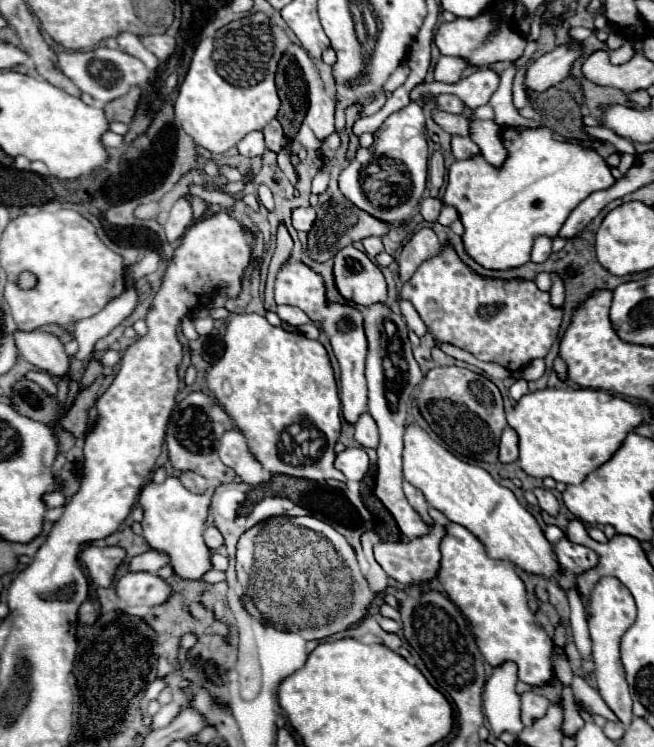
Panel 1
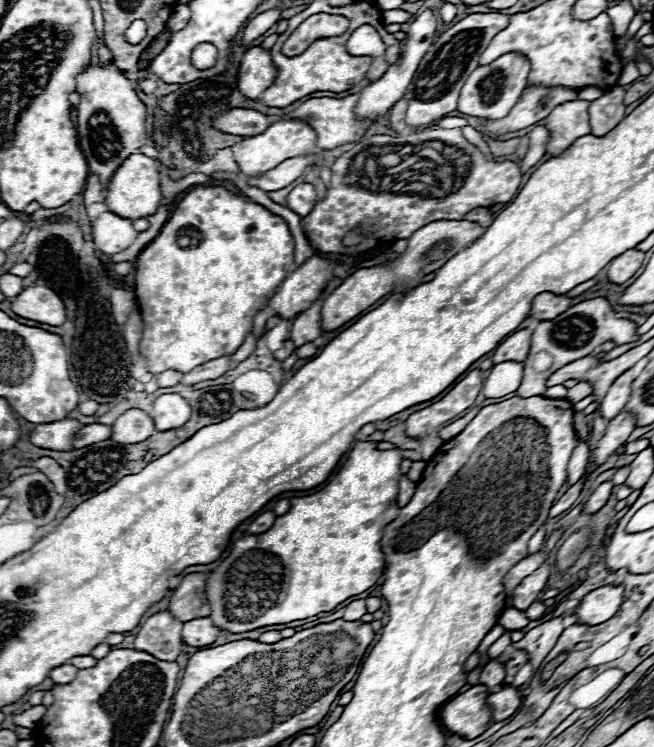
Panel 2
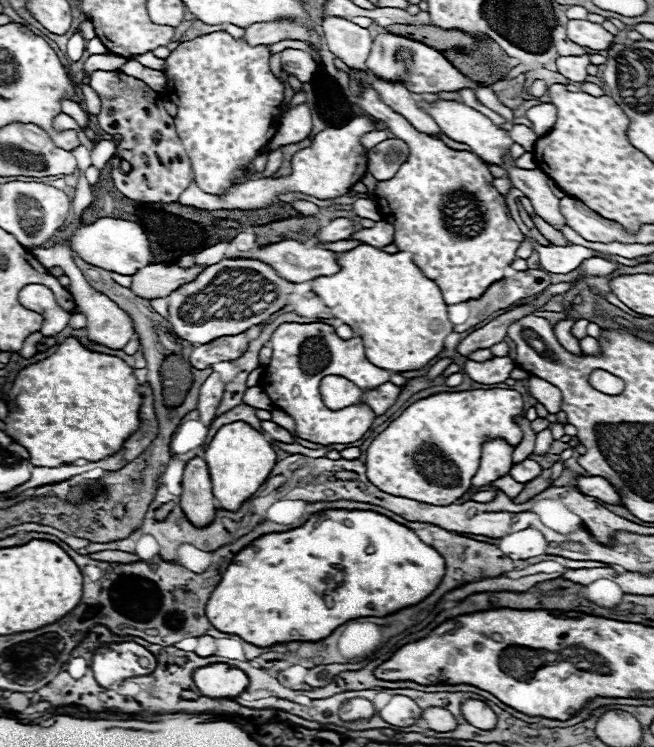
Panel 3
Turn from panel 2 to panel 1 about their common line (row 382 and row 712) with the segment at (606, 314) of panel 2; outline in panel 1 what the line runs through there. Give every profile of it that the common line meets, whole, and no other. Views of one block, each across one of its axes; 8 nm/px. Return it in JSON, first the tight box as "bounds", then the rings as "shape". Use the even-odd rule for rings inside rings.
{"bounds":[522,690,550,728],"shape":[[[528,690],[522,694],[522,724],[528,728],[532,726],[534,720],[538,720],[542,716],[542,712],[546,712],[550,706],[550,702],[540,696],[534,690]]]}

